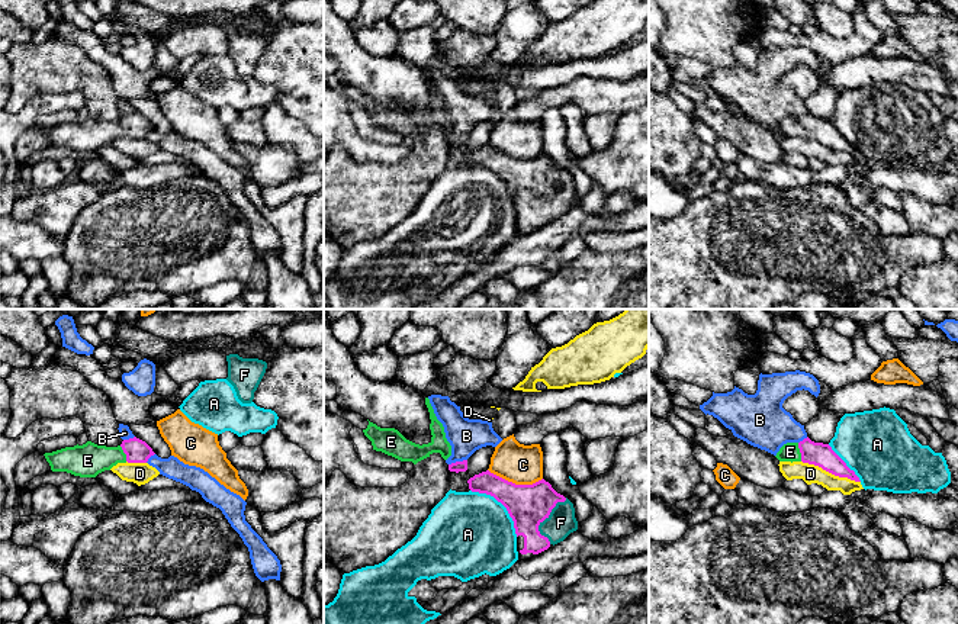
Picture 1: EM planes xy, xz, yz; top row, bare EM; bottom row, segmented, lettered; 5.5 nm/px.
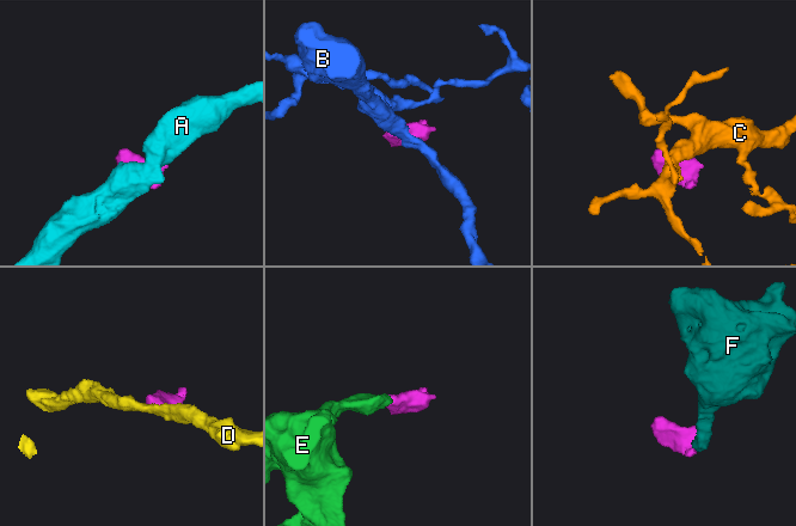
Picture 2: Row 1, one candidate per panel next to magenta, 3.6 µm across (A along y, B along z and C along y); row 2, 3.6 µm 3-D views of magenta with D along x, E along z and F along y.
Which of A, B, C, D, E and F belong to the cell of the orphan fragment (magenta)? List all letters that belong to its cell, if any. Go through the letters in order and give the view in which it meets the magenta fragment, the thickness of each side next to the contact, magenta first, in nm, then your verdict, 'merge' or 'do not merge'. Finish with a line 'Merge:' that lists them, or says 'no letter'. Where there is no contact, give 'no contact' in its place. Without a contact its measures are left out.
A: contact in xz; calibres 240 and 460 nm; do not merge
B: contact in xz; calibres 60 and 190 nm; do not merge
C: contact in xz; calibres 240 and 220 nm; do not merge
D: contact in yz; calibres 130 and 110 nm; do not merge
E: contact in yz; calibres 130 and 110 nm; merge
F: contact in xz; calibres 240 and 160 nm; merge
Merge: E, F

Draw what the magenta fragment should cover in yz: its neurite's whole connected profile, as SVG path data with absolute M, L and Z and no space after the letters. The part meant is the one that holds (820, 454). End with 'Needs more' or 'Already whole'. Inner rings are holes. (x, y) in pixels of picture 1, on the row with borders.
M808 437L800 443L784 444L775 457L779 461L803 461L814 464L835 476L861 482L855 472L846 466L829 444L814 443Z. Needs more

